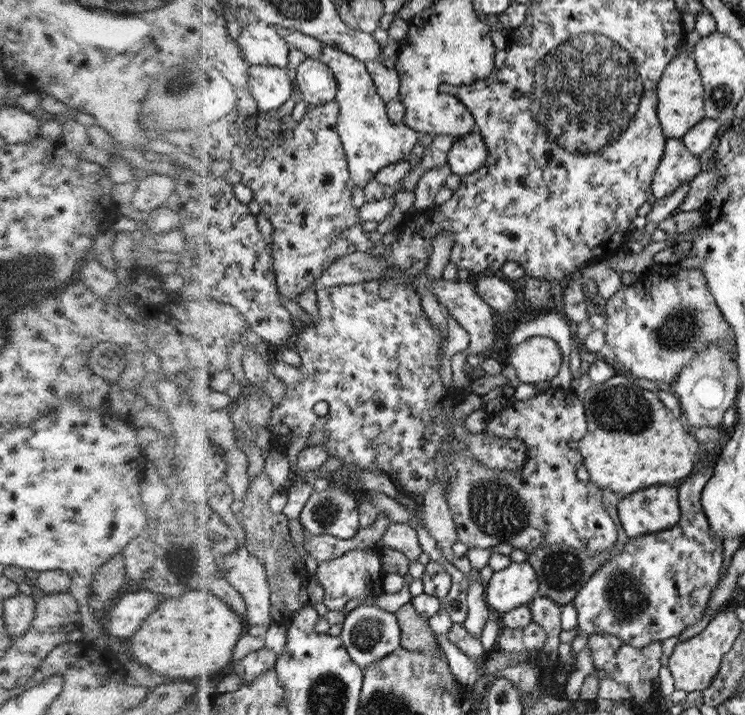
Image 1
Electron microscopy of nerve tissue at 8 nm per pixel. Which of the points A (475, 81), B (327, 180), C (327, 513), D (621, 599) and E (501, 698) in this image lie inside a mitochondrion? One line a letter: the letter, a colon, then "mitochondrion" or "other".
A: other
B: other
C: mitochondrion
D: mitochondrion
E: other

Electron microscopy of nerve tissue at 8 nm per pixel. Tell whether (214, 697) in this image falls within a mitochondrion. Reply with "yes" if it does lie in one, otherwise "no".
no

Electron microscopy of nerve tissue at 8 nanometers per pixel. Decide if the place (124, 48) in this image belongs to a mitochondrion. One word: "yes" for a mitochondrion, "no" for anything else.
no

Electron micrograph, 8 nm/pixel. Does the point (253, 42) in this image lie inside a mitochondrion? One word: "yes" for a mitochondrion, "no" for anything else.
no

